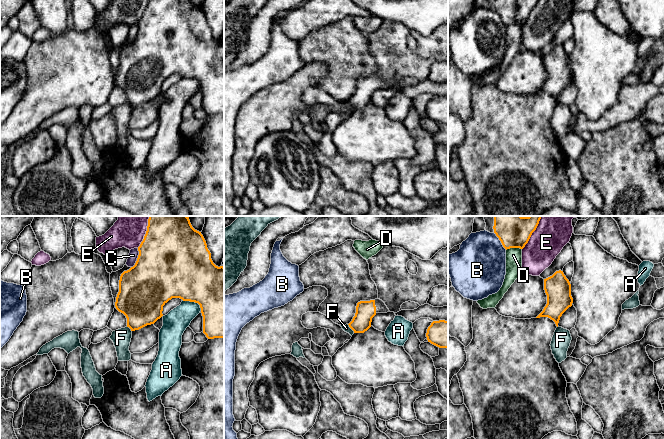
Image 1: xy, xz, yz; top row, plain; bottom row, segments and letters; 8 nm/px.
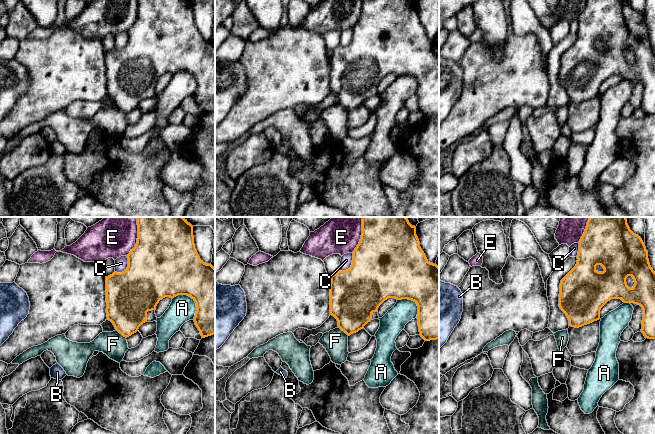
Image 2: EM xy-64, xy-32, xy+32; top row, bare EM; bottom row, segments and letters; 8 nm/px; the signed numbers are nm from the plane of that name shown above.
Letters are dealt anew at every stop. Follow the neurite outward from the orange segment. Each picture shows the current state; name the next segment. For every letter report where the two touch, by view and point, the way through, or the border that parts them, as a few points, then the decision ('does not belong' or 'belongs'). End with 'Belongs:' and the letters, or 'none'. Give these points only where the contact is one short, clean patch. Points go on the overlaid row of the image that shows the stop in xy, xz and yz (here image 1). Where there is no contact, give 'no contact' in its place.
A: xy (193, 301) | does not belong
B: yz (500, 240) | does not belong
C: xy (137, 258) | does not belong
D: yz (513, 247) | does not belong
E: yz (532, 232) | does not belong
F: xz (350, 327) | along xz (347, 324), (354, 332) | does not belong
Belongs: none

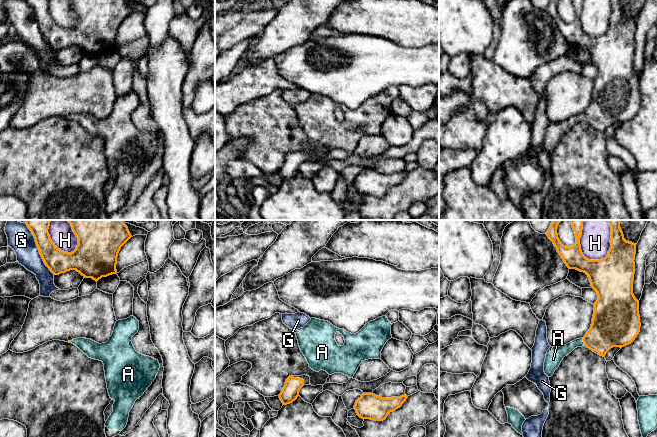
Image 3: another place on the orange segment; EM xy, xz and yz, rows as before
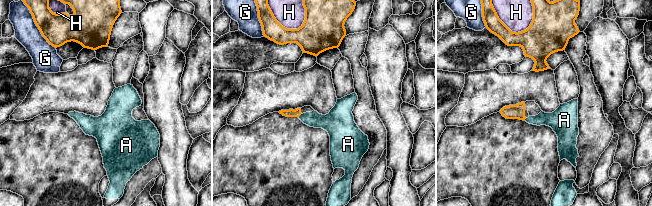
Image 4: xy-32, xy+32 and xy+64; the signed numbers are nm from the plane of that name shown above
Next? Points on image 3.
A: yz (583, 341) | across yz (610, 327), (600, 337), (583, 341), (575, 343), (557, 354) | belongs
G: xy (38, 248) | does not belong
H: yz (611, 246) | does not belong
Belongs: A

